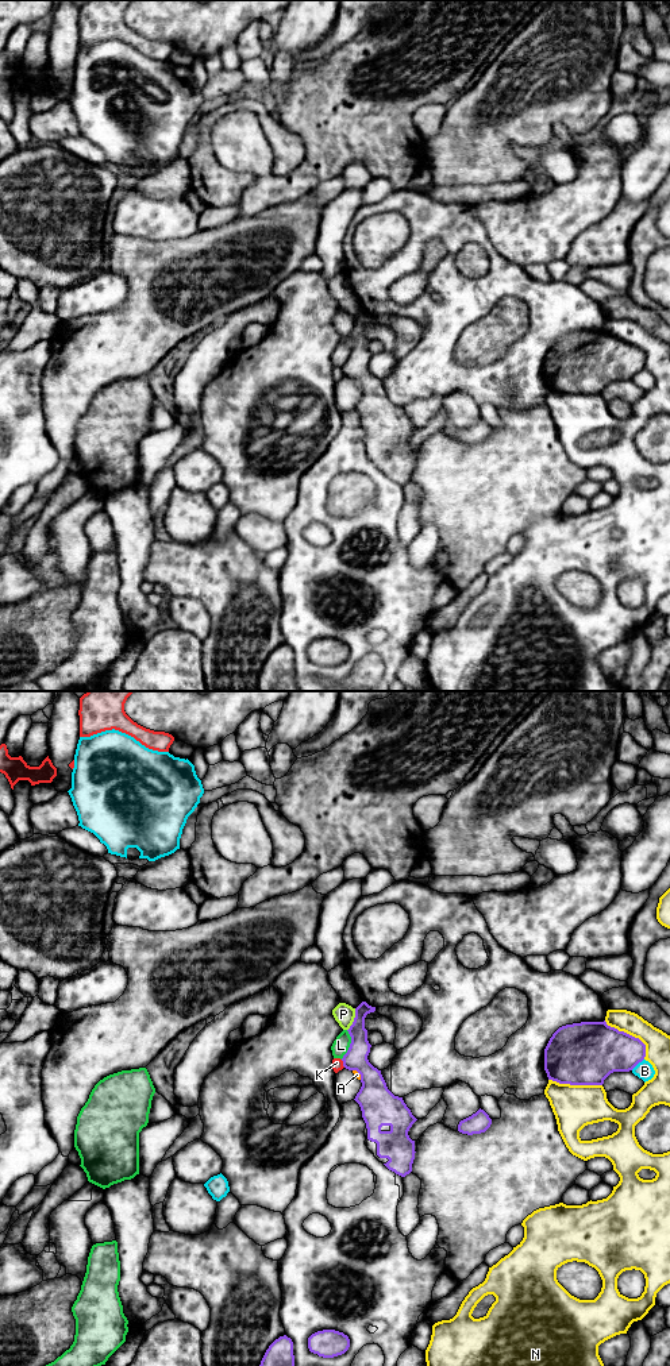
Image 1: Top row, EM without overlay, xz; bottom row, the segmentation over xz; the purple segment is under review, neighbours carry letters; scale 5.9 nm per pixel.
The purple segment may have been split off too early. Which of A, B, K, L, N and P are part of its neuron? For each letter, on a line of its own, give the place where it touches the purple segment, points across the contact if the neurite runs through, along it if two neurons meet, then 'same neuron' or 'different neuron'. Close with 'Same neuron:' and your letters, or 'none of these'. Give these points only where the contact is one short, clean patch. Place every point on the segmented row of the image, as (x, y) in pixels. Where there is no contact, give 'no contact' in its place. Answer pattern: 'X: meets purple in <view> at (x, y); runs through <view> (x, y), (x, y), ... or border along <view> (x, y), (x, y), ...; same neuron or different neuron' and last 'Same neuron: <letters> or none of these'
A: meets purple in xz at (358, 1072); different neuron
B: meets purple in xz at (636, 1064); different neuron
K: meets purple in xz at (343, 1064); border along xz (341, 1060), (345, 1067); different neuron
L: meets purple in xz at (350, 1045); border along xz (347, 1030), (350, 1046), (341, 1058); different neuron
N: meets purple in xz at (631, 1035); different neuron
P: meets purple in xz at (354, 1019); different neuron
Same neuron: none of these

